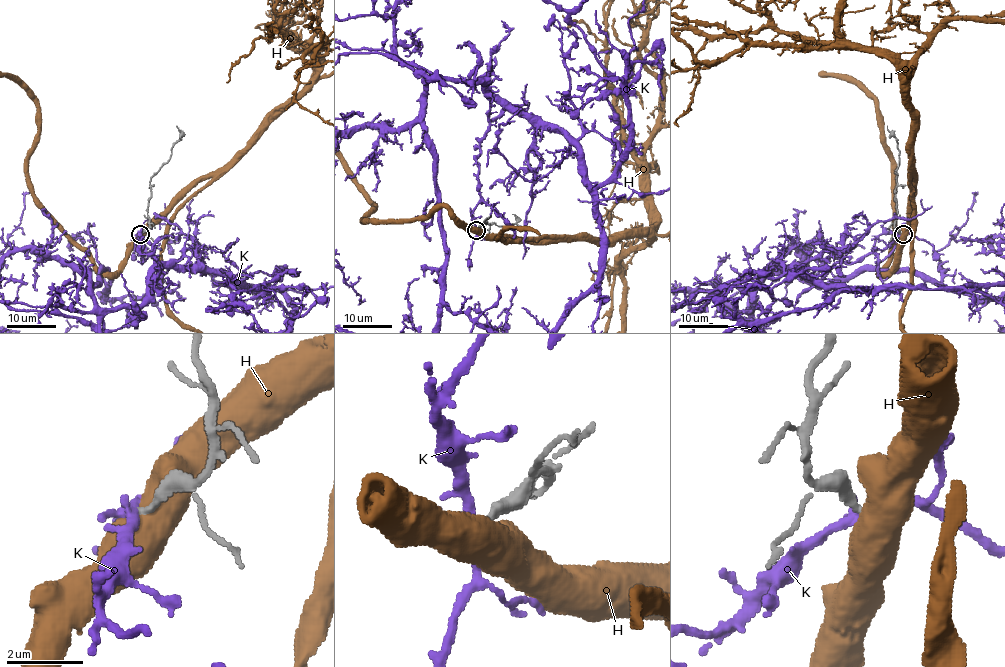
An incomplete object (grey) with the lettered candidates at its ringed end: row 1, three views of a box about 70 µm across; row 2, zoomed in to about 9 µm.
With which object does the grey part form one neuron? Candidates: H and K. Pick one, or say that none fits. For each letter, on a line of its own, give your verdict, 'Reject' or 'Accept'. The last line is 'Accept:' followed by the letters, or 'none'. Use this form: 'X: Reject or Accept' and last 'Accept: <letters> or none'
H: Reject
K: Reject
Accept: none

